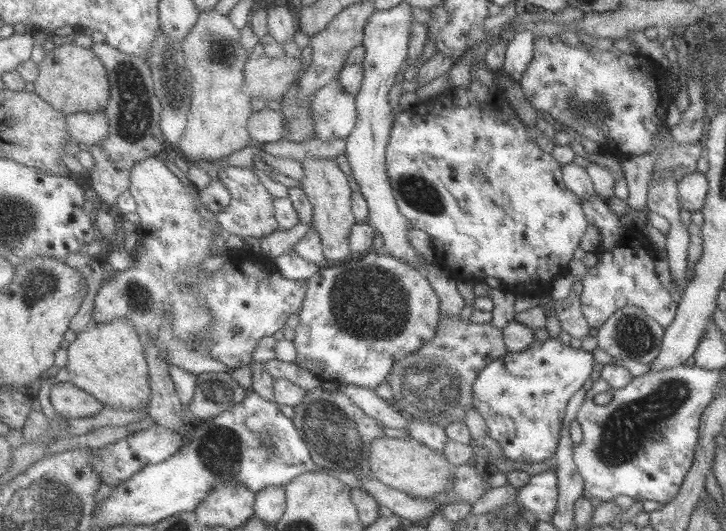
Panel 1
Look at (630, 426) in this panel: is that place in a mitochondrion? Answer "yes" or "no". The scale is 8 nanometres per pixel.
yes

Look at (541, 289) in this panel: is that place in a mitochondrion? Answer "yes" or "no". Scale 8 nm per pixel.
no

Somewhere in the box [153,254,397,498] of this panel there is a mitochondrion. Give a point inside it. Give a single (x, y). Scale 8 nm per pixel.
(220, 458)

